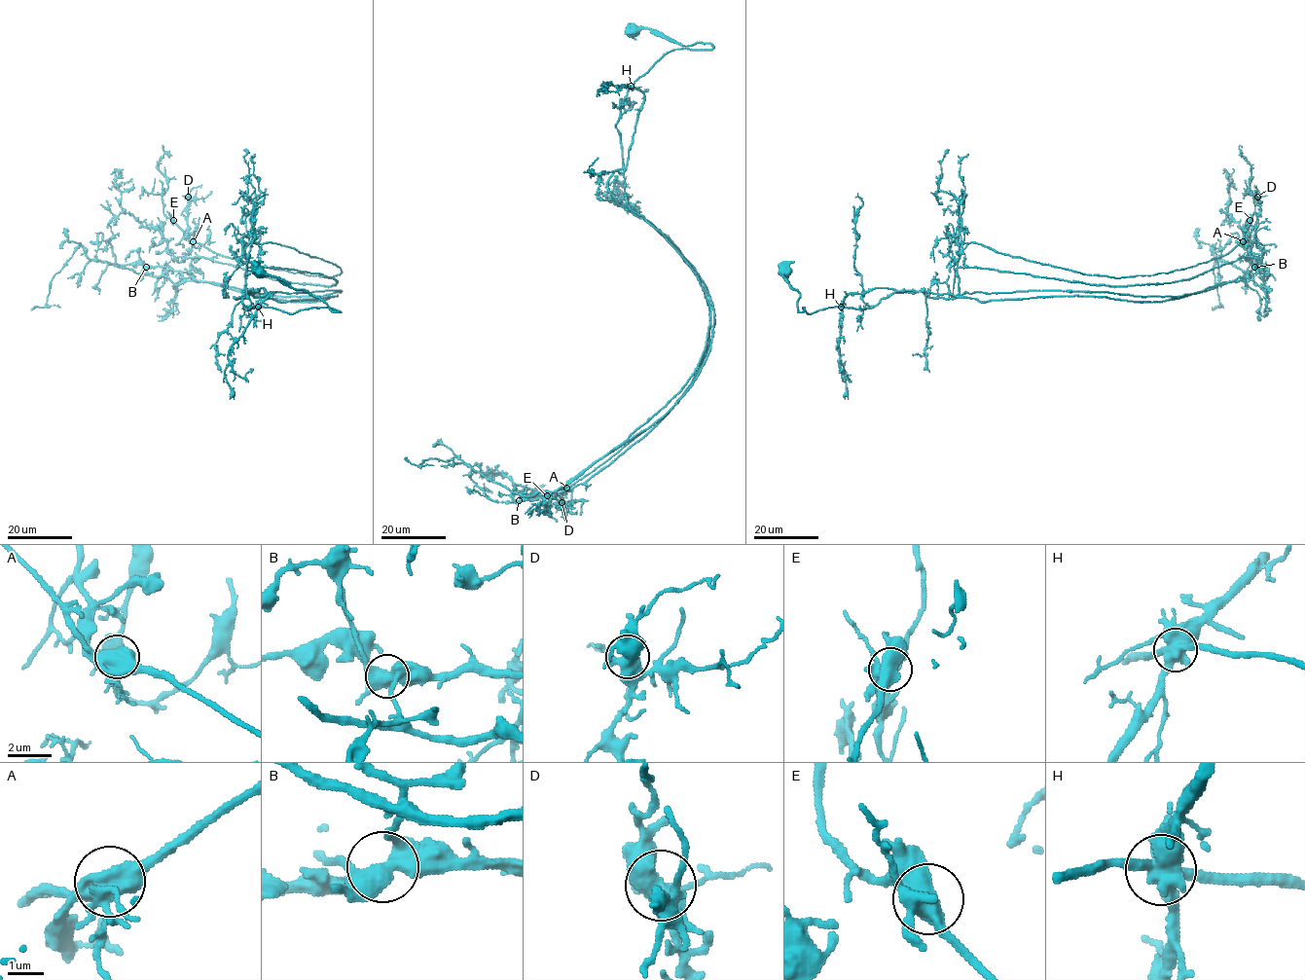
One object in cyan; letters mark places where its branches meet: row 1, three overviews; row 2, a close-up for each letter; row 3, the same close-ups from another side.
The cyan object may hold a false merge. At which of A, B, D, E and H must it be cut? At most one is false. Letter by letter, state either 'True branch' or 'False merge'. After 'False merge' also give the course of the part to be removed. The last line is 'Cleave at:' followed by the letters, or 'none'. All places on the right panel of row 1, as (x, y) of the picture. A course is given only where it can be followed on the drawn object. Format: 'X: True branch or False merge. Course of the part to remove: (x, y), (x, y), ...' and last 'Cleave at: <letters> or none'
A: True branch
B: True branch
D: True branch
E: True branch
H: False merge. Course of the part to remove: (841, 307), (876, 288), (1160, 302), (1247, 284), (1212, 245), (1213, 310)
Cleave at: H

